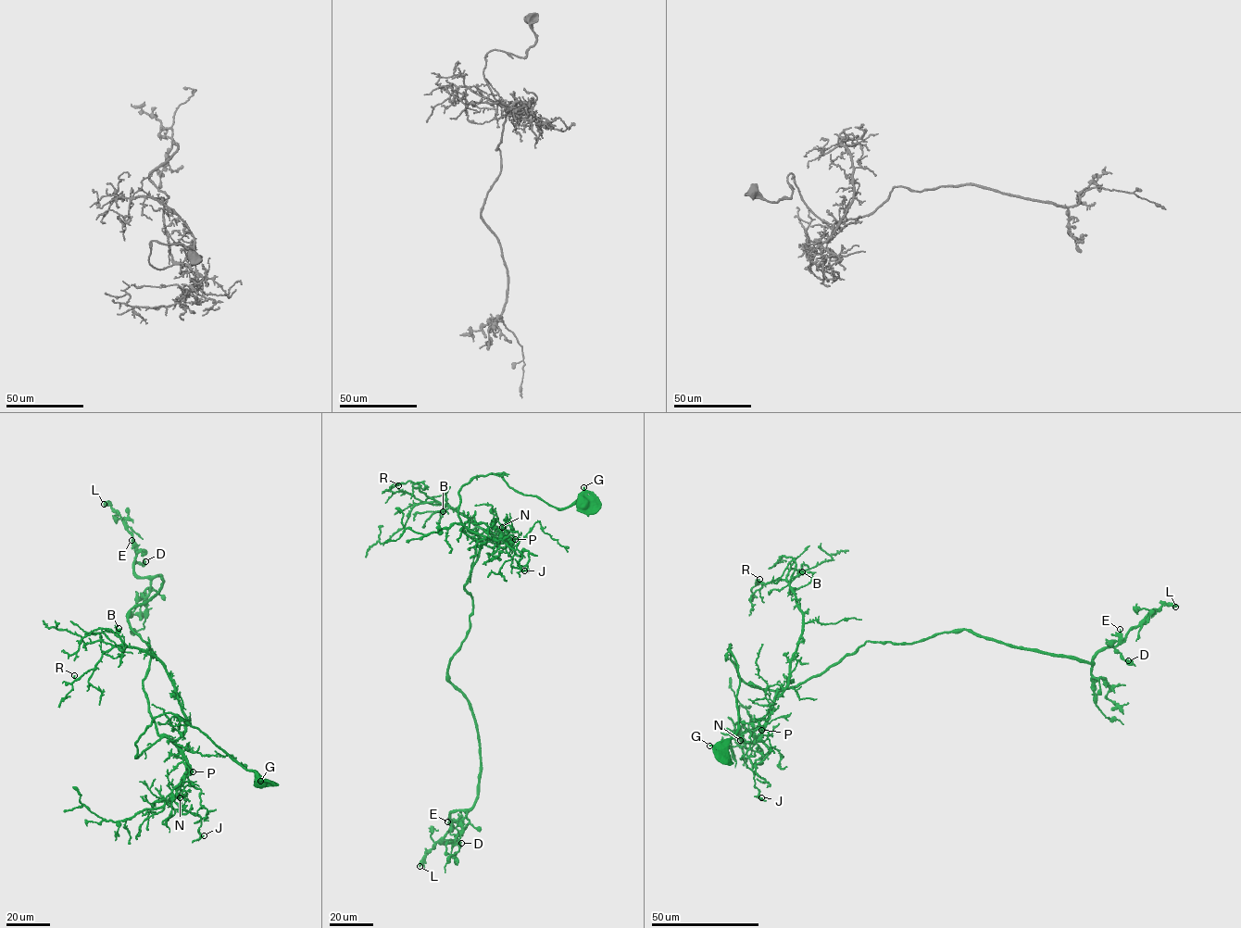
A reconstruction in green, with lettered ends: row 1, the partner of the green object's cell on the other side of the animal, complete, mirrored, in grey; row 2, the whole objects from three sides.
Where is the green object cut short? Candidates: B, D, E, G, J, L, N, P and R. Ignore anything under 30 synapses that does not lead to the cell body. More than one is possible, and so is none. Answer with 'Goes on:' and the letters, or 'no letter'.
Goes on: P

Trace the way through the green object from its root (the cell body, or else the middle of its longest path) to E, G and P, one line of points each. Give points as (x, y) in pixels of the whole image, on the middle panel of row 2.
E: (583, 502), (495, 473), (458, 492), (484, 543), (447, 674), (481, 774), (447, 821)
G: (583, 502), (583, 487)
P: (583, 502), (558, 508), (517, 492), (495, 473), (462, 486), (464, 532), (482, 542), (515, 539)

